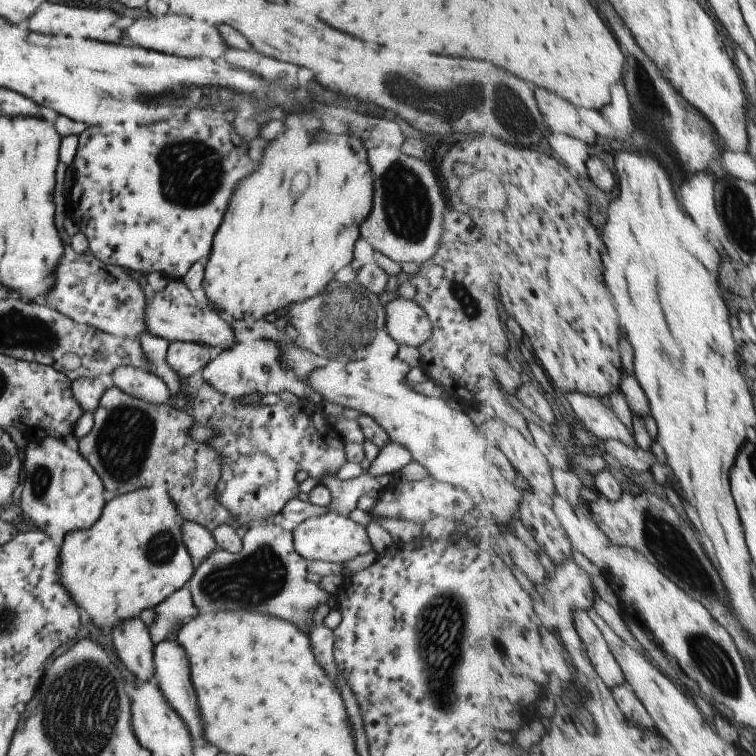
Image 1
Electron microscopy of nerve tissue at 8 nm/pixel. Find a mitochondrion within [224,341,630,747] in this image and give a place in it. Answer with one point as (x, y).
(442, 606)

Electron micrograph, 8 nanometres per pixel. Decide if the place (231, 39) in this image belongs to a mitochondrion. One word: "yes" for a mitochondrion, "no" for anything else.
no

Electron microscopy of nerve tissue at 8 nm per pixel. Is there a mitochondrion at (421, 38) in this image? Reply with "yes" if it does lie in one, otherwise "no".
no

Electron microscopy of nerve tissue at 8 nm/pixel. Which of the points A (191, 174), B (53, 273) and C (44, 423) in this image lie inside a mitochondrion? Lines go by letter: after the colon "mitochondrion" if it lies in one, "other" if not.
A: mitochondrion
B: other
C: other

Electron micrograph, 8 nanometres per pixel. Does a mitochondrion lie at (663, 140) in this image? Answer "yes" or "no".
no

